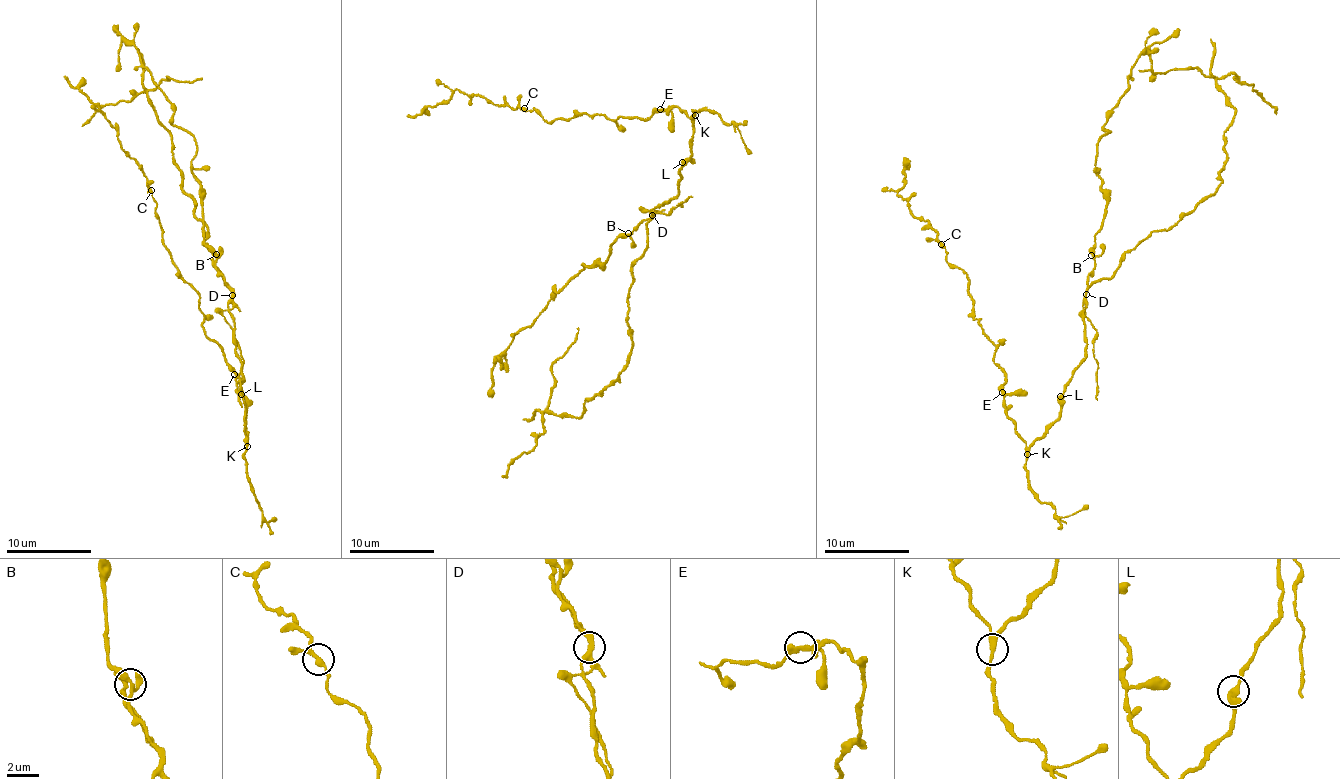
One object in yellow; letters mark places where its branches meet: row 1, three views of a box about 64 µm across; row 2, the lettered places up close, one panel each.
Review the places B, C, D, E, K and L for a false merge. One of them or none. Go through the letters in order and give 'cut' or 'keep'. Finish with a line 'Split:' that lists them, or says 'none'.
B: keep
C: keep
D: cut
E: keep
K: keep
L: keep
Split: D

